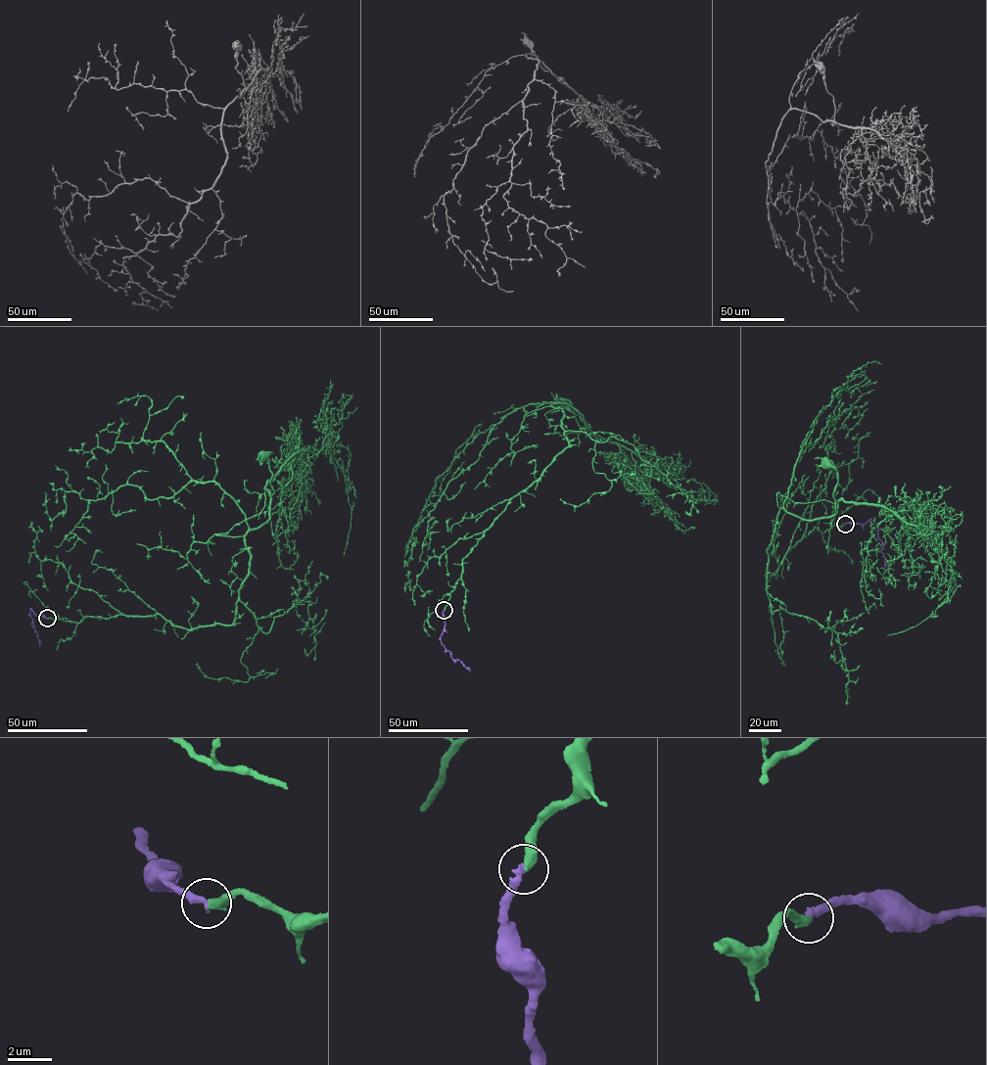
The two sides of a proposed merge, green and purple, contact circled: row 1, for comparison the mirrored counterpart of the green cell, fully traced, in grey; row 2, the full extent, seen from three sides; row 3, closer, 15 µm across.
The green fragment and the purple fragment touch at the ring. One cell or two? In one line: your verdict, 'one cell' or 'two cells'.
one cell

